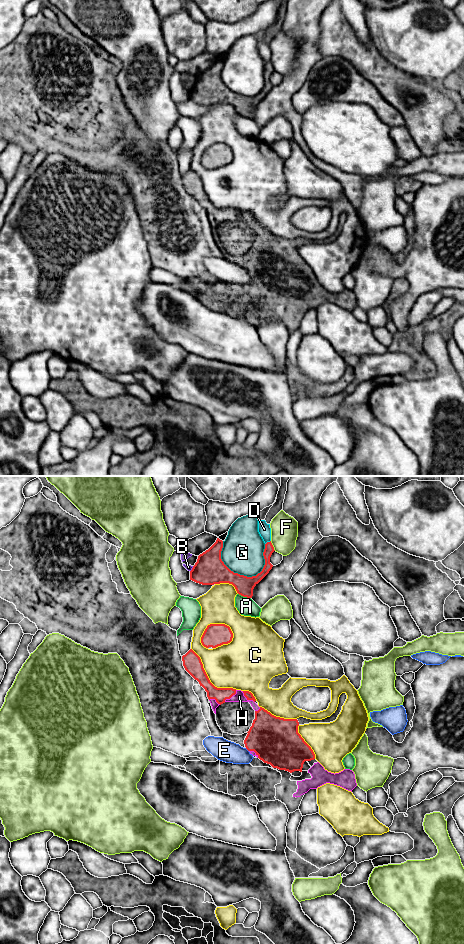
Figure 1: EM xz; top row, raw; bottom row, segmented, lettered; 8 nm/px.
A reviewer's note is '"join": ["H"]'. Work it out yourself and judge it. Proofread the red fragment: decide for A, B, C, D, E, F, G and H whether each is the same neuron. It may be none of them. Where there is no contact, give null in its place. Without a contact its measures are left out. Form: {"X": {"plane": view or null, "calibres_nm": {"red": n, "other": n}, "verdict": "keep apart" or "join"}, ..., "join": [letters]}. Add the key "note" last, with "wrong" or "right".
{"A": {"plane": "xz", "calibres_nm": {"red": 150, "other": 140}, "verdict": "keep apart"}, "B": {"plane": "xz", "calibres_nm": {"red": 240, "other": 50}, "verdict": "keep apart"}, "C": {"plane": "xz", "calibres_nm": {"red": 180, "other": 280}, "verdict": "keep apart"}, "D": {"plane": "xz", "calibres_nm": {"red": 80, "other": 100}, "verdict": "keep apart"}, "E": {"plane": "xz", "calibres_nm": {"red": 380, "other": 170}, "verdict": "keep apart"}, "F": {"plane": "xz", "calibres_nm": {"red": 80, "other": 220}, "verdict": "keep apart"}, "G": {"plane": "xz", "calibres_nm": {"red": 240, "other": 320}, "verdict": "keep apart"}, "H": {"plane": "xz", "calibres_nm": {"red": 60, "other": 80}, "verdict": "join"}, "join": ["H"], "note": "right"}

